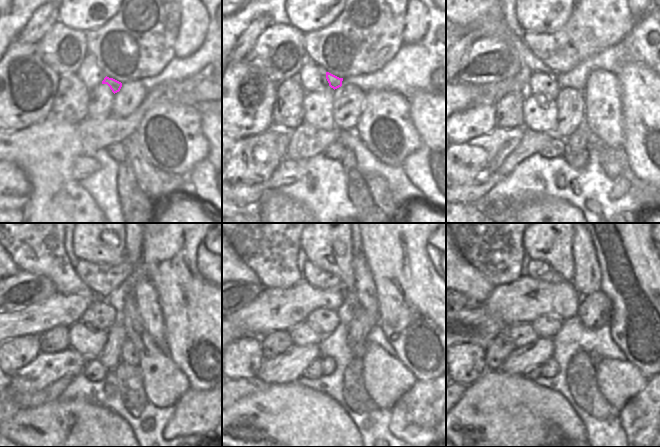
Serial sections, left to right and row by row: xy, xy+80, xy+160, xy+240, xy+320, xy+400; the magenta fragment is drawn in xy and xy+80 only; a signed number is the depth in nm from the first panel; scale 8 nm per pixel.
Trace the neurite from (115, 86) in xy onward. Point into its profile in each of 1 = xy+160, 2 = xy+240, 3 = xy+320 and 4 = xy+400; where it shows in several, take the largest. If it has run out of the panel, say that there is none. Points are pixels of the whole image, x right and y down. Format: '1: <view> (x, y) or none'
1: xy+160 (487, 19)
2: xy+240 (35, 243)
3: xy+320 (268, 243)
4: xy+400 (492, 243)

